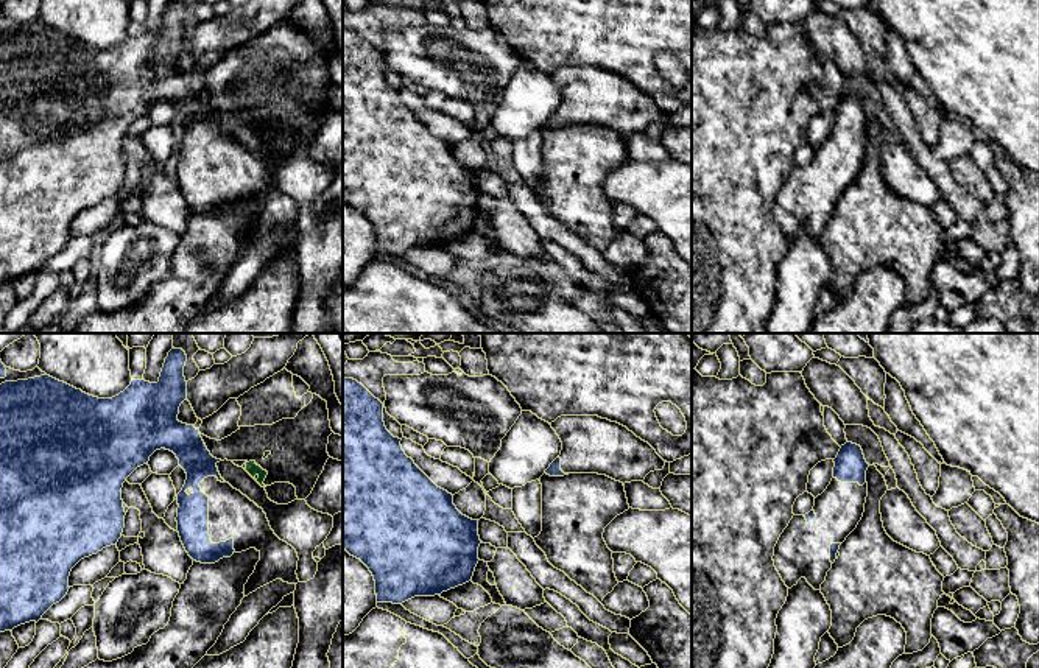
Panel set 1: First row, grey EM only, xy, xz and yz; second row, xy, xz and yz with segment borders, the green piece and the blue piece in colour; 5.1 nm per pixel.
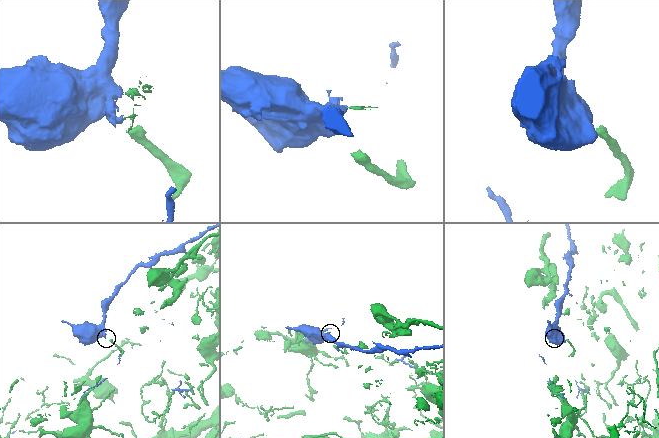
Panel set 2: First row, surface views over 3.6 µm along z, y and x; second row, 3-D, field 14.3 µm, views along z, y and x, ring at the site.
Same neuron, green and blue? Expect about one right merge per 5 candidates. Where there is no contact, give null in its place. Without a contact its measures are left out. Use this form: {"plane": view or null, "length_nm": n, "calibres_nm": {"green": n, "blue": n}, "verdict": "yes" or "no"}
{"plane": "yz", "length_nm": 40, "calibres_nm": {"green": 20, "blue": 50}, "verdict": "no"}

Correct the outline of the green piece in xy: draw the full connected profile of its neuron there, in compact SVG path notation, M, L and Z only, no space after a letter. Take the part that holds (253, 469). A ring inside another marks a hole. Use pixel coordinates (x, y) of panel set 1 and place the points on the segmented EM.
M255 461L246 462L246 472L266 490L271 501L277 505L288 505L298 500L296 487L290 483L274 483L271 486L265 486L263 481L268 472L257 466Z

